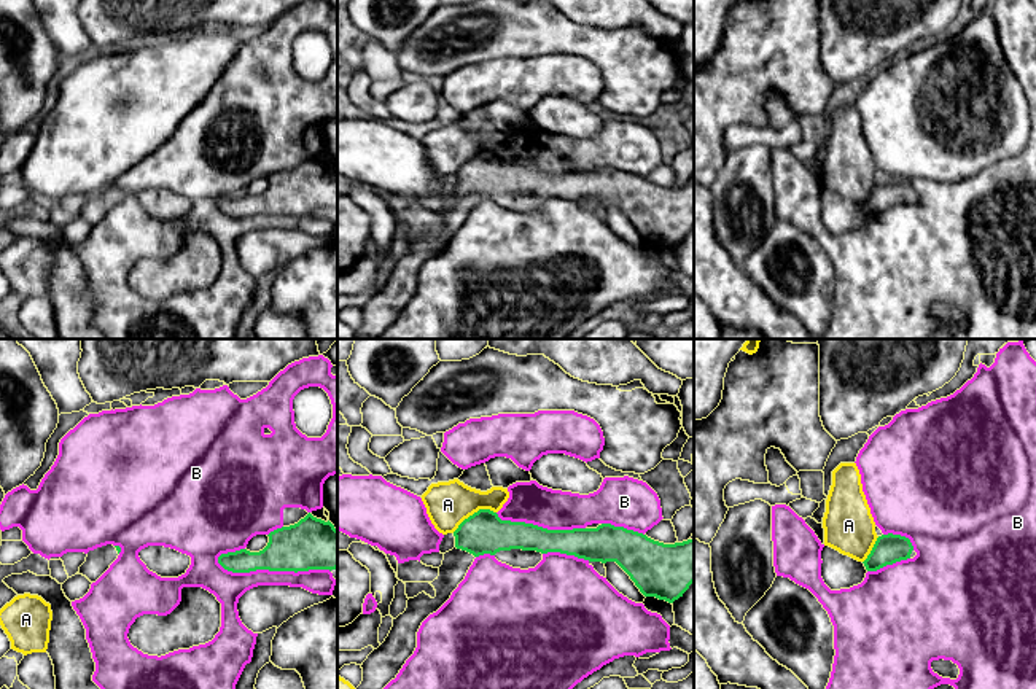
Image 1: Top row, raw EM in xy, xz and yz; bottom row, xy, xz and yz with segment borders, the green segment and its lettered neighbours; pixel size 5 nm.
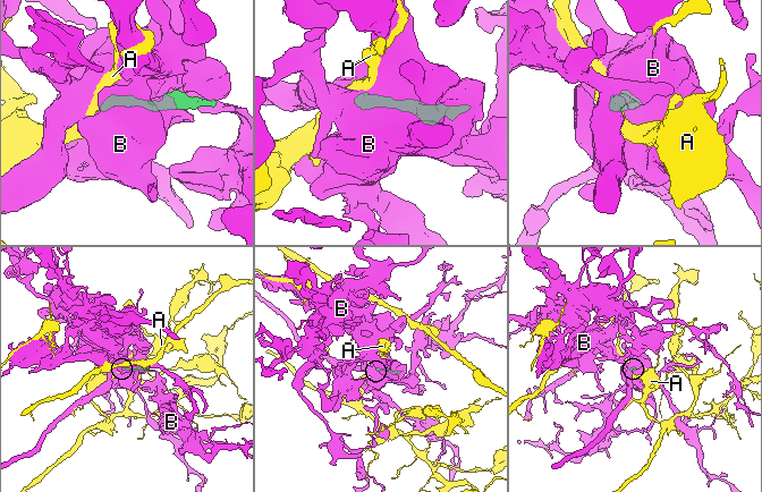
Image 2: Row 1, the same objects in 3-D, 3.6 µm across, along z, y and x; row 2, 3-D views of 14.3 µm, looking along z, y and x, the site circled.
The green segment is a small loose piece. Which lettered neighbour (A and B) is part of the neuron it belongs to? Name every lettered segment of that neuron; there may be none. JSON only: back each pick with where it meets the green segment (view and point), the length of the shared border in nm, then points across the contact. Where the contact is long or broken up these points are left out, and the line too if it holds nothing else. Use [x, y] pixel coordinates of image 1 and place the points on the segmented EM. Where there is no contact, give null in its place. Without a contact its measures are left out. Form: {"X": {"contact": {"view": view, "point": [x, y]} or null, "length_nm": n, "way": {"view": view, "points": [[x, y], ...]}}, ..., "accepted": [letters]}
{"accepted": []}

